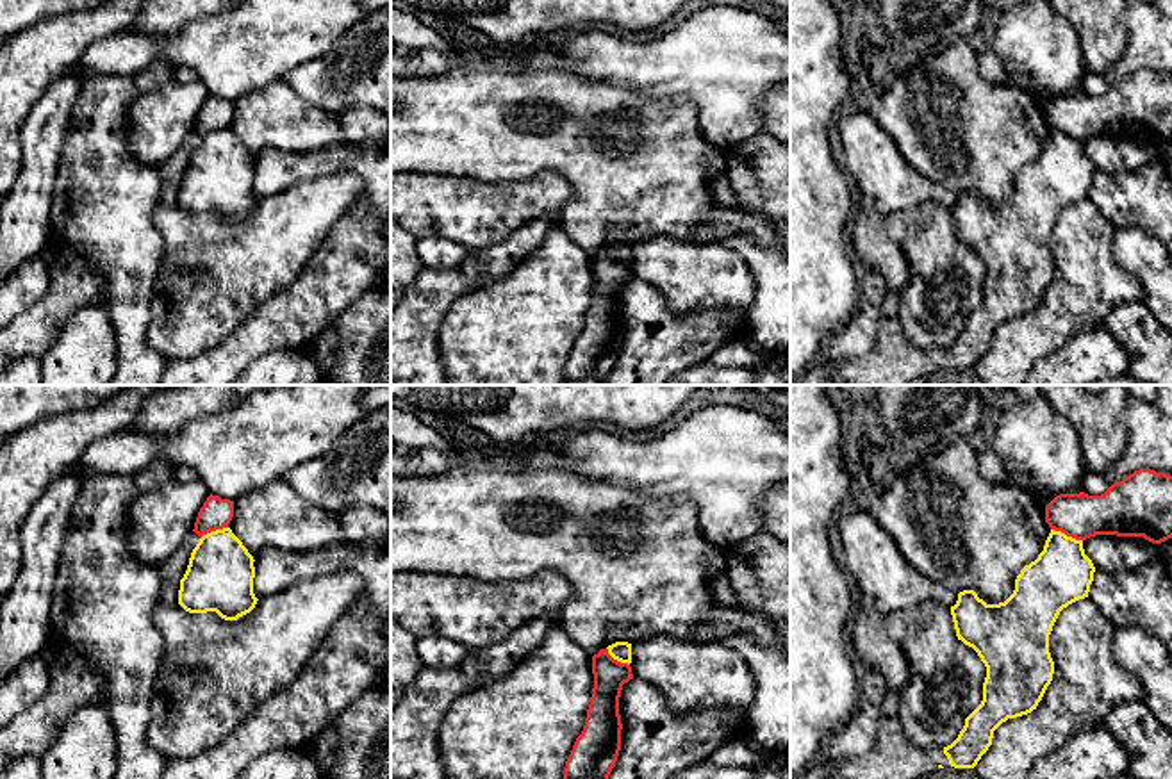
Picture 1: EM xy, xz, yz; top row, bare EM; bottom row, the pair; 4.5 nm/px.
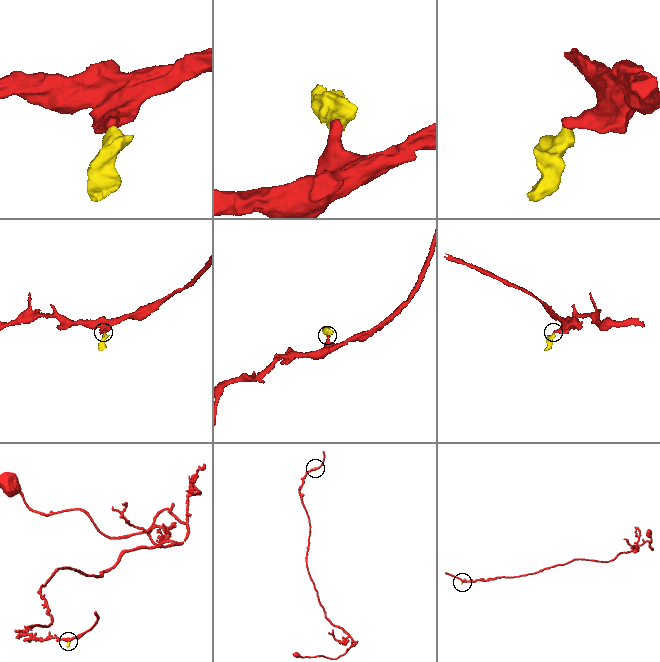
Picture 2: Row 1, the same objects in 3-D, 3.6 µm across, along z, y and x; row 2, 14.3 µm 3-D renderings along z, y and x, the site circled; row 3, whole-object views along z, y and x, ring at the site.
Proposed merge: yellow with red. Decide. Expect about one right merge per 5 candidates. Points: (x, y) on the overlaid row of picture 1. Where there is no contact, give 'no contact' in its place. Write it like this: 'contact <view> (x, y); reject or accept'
contact yz (1065, 535); reject

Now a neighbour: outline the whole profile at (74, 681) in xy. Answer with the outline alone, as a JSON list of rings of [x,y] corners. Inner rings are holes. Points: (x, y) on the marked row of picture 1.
[[[54,638],[46,693],[0,729],[0,772],[21,756],[45,754],[62,724],[84,704],[103,704],[105,679],[78,652]]]

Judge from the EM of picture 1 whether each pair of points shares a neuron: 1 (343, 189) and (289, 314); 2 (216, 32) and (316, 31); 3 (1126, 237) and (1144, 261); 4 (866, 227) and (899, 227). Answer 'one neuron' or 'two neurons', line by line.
1: two neurons
2: one neuron
3: one neuron
4: two neurons

